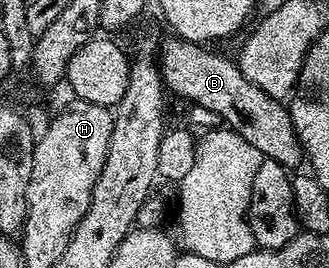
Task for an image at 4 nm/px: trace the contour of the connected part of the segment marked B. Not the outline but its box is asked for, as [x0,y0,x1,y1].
[160,35,304,171]

